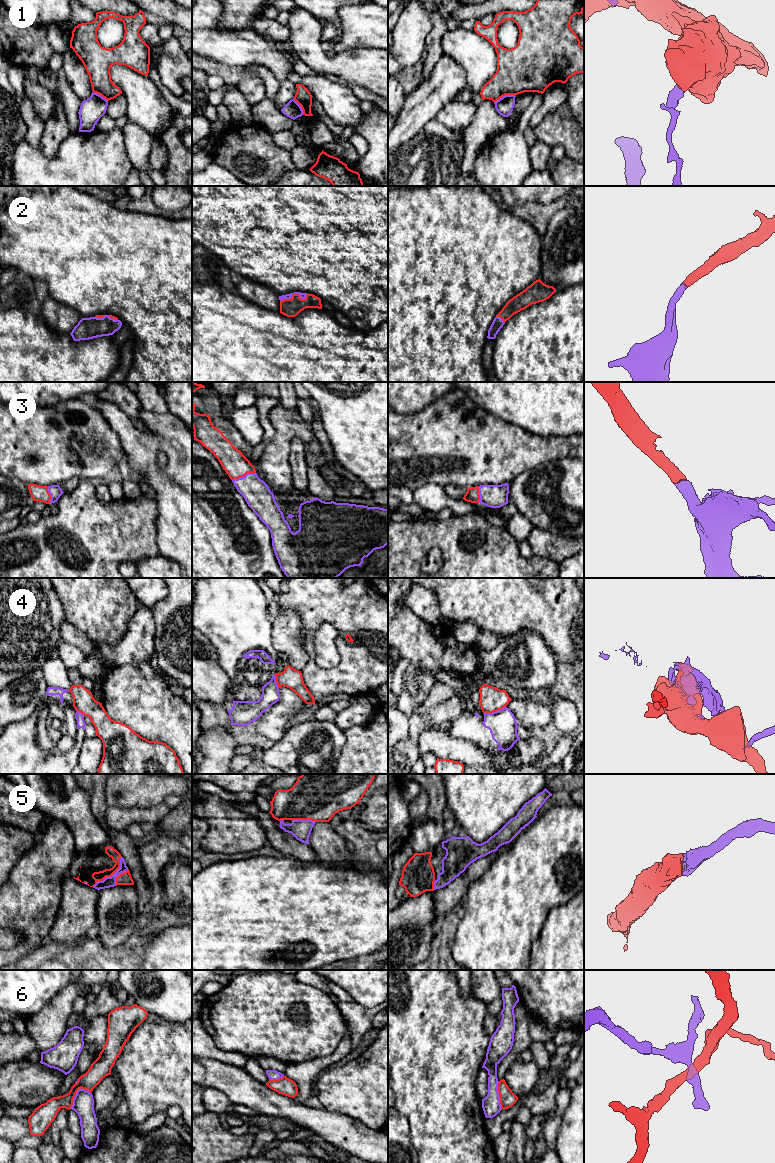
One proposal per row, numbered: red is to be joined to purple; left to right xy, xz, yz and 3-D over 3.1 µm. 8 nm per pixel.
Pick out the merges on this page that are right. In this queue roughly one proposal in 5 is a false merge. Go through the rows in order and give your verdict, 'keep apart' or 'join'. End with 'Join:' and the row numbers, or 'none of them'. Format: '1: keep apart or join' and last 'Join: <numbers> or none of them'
1: keep apart
2: join
3: join
4: keep apart
5: join
6: keep apart
Join: 2, 3, 5

